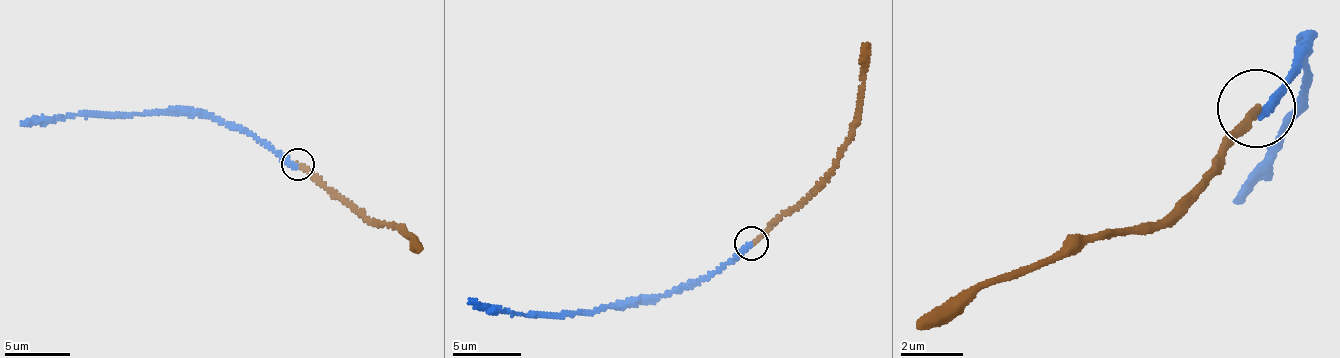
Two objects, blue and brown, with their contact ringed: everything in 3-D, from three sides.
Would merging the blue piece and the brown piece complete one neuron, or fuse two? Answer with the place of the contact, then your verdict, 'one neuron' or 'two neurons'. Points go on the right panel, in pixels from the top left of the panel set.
(1256, 108) | two neurons

